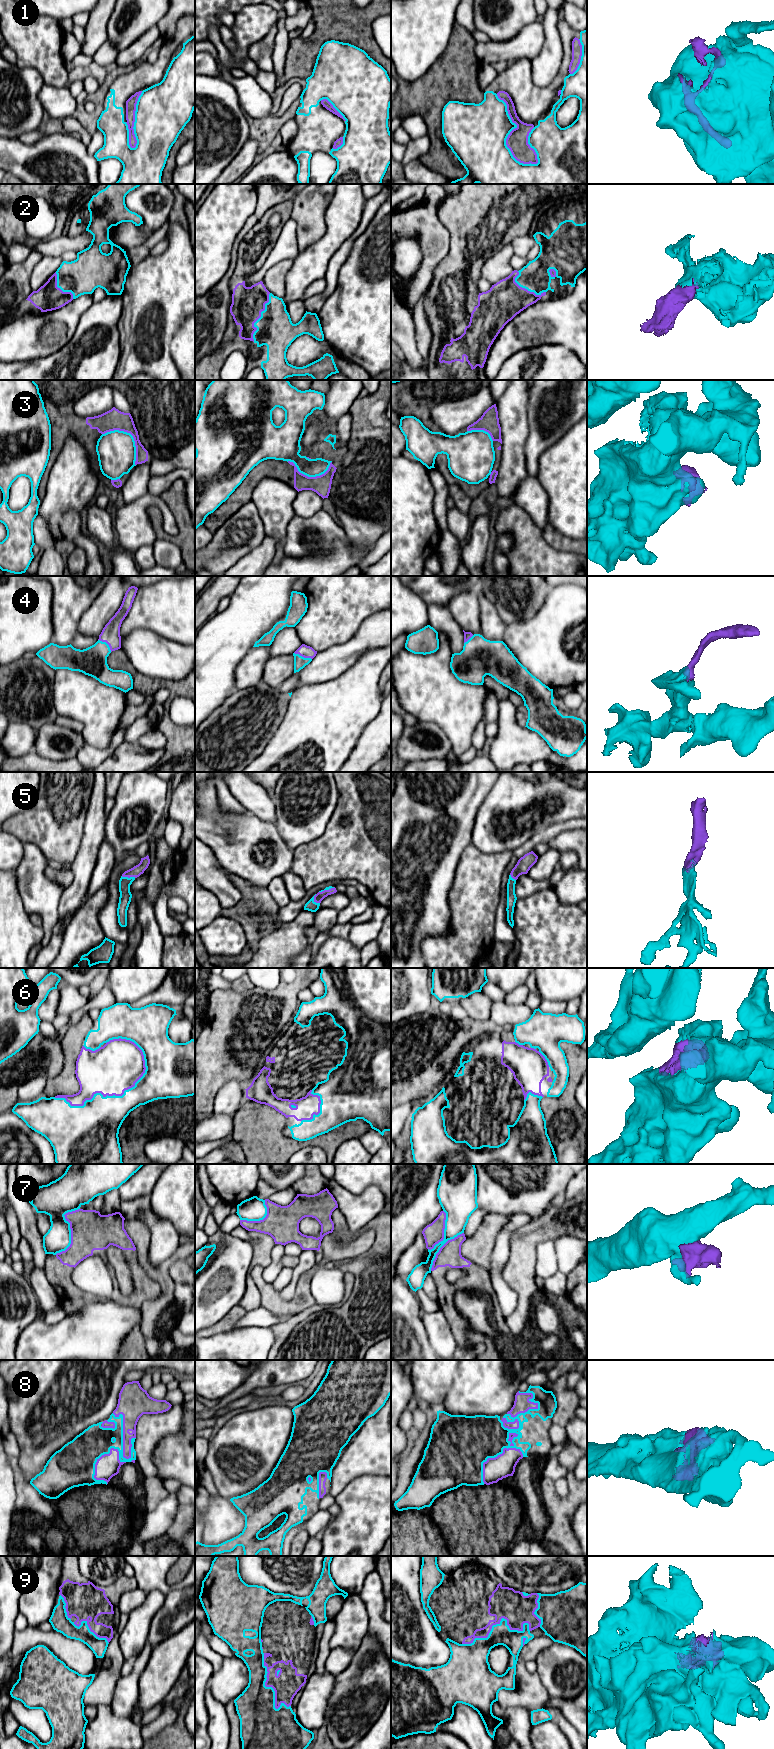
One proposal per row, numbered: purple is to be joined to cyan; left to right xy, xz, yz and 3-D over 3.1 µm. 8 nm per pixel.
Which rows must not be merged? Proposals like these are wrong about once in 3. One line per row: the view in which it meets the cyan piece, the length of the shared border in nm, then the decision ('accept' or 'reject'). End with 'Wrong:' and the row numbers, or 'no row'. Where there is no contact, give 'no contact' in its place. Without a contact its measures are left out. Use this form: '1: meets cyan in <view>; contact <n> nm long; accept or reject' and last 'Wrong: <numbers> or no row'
1: meets cyan in yz; contact 650 nm long; reject
2: meets cyan in xz; contact 420 nm long; accept
3: meets cyan in xy; contact 380 nm long; reject
4: meets cyan in xz; contact 160 nm long; accept
5: meets cyan in xy; contact 120 nm long; accept
6: meets cyan in xy; contact 800 nm long; accept
7: meets cyan in xy; contact 420 nm long; reject
8: meets cyan in yz; contact 360 nm long; accept
9: meets cyan in yz; contact 550 nm long; accept
Wrong: 1, 3, 7

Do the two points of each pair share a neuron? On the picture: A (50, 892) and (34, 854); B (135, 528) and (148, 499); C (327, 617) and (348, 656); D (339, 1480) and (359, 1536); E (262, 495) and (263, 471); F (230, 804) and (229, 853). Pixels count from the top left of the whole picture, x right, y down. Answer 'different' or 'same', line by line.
A: same
B: same
C: different
D: different
E: different
F: different

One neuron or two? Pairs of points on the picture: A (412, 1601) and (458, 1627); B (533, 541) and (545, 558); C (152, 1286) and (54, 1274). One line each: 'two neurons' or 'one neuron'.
A: two neurons
B: one neuron
C: one neuron

